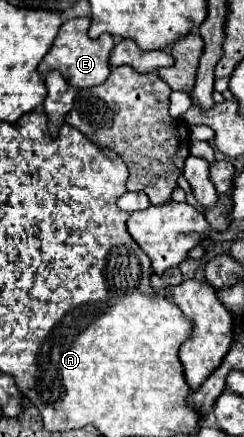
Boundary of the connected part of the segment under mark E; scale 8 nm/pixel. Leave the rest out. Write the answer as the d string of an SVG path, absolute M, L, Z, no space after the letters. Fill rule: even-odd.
M79 17L79 19L69 19L59 27L59 33L51 45L51 49L47 51L47 55L41 59L37 71L41 75L49 73L49 71L61 71L61 75L77 89L83 87L93 87L103 83L103 79L109 77L109 53L115 45L111 35L101 35L99 39L91 39L87 37L87 29L89 29L91 17Z

